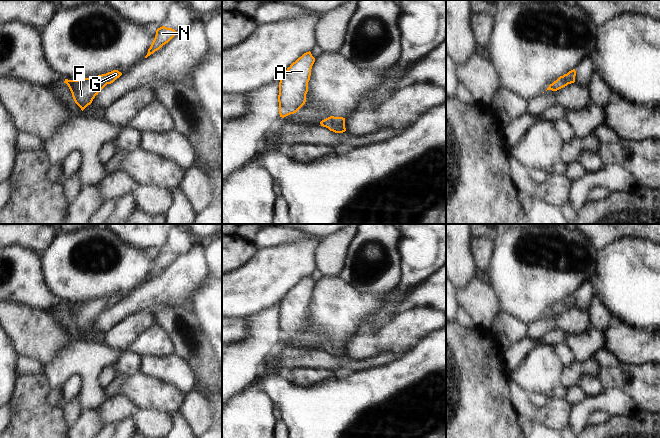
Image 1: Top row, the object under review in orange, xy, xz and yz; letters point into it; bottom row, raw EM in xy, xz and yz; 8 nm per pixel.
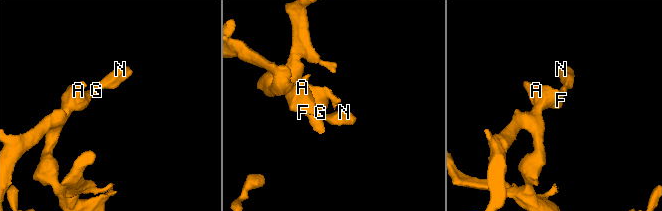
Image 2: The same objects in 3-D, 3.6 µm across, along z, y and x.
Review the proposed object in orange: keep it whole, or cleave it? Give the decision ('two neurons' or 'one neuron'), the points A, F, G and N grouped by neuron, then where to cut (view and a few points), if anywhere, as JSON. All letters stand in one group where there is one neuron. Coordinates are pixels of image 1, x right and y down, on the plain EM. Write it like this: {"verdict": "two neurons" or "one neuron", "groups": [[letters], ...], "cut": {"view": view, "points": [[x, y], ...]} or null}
{"verdict": "one neuron", "groups": [["A", "F", "G", "N"]], "cut": null}

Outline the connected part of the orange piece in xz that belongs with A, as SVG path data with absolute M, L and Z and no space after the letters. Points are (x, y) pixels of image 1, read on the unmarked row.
M306 276L280 301L278 319L280 341L296 337L305 328L314 286L315 282L311 276Z

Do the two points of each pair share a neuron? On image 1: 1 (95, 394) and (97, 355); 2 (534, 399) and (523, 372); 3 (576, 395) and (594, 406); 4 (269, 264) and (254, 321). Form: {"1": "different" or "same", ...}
{"1": "same", "2": "different", "3": "different", "4": "different"}

